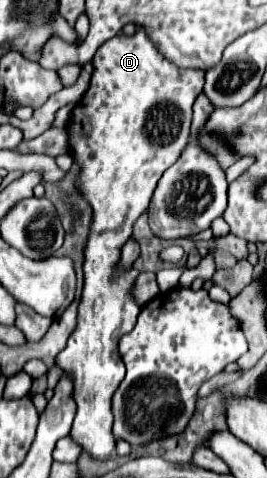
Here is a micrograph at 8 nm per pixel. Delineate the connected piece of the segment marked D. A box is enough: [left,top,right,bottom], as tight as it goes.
[55,27,205,461]

